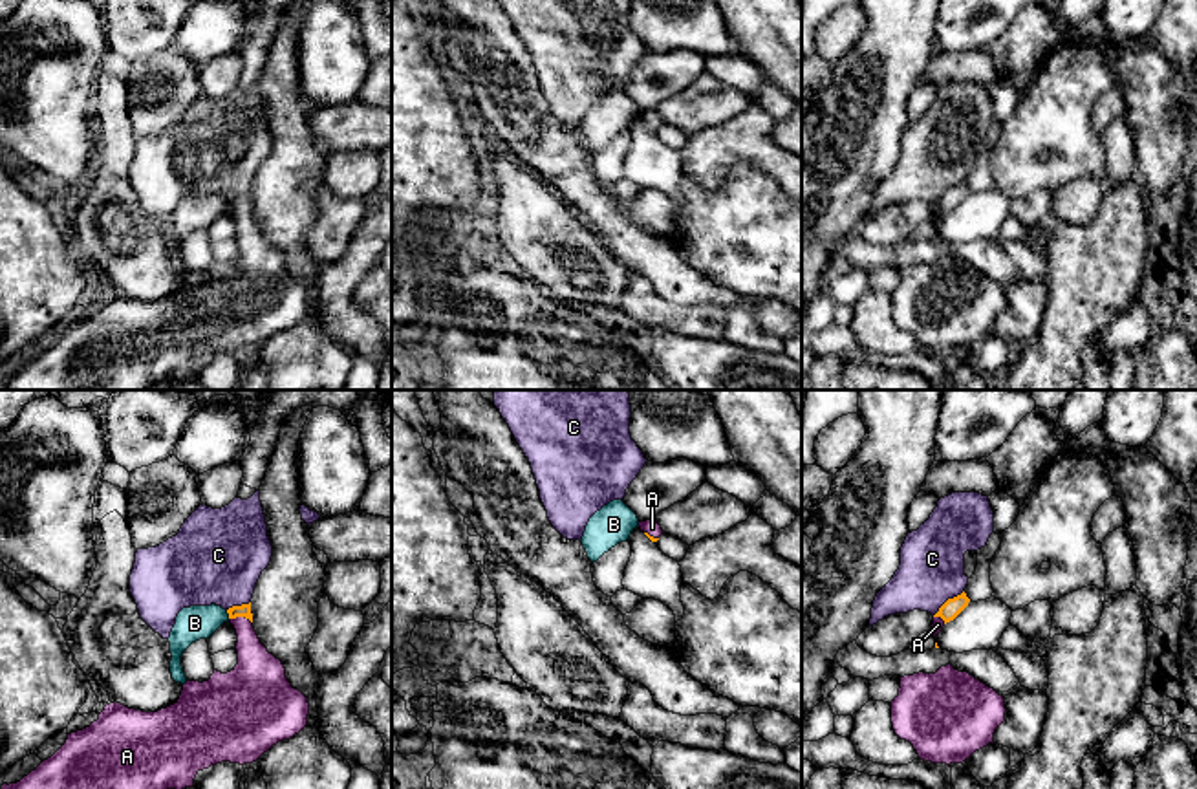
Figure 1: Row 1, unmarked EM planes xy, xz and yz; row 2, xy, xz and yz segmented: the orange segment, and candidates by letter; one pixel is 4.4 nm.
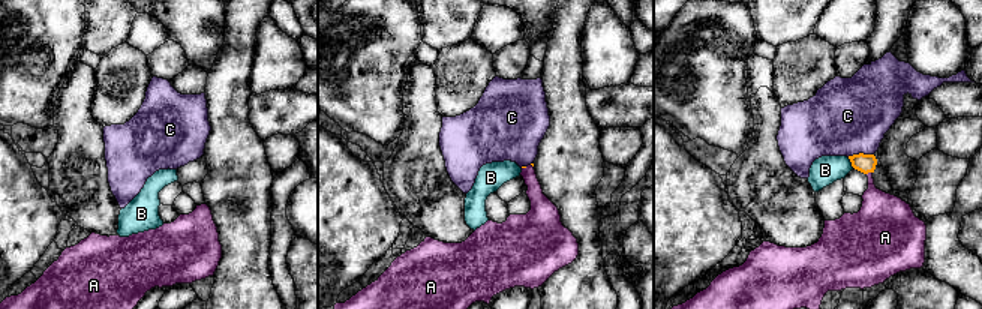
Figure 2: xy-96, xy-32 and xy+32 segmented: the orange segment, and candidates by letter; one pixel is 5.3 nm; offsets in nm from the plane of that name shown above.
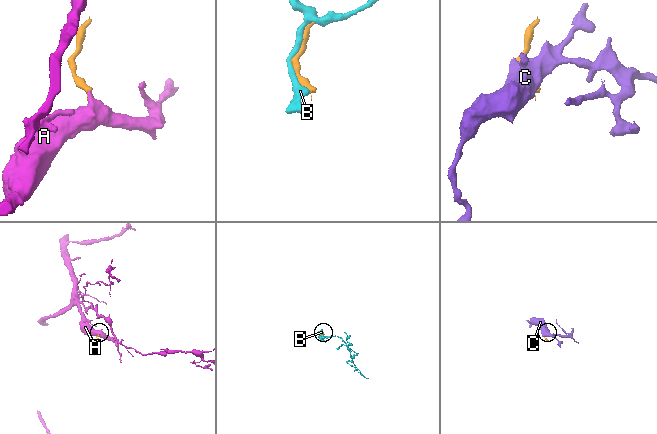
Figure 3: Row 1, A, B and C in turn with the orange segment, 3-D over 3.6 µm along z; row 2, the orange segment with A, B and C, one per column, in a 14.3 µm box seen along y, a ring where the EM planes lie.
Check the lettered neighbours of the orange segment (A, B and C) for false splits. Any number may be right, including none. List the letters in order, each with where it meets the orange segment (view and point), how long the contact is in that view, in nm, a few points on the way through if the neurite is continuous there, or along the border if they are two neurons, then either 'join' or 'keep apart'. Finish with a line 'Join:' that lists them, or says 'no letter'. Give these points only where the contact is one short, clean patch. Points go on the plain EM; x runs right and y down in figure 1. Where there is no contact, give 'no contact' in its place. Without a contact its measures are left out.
A: contact xy (240, 205); length 110 nm; way xy (244, 200), (240, 205), (257, 259); join
B: contact xy (227, 202); length 40 nm; keep apart
C: contact yz (947, 191); length 180 nm; keep apart
Join: A

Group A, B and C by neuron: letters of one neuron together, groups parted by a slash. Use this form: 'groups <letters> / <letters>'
groups A / B / C

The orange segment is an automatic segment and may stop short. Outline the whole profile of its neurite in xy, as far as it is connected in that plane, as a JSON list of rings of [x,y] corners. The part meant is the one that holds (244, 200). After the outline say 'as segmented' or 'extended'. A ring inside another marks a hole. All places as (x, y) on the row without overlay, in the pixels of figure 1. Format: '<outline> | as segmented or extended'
[[[251,192],[227,200],[236,220],[238,254],[221,264],[214,260],[209,271],[187,271],[179,289],[157,302],[110,293],[90,317],[68,324],[66,333],[35,361],[16,373],[2,375],[2,390],[150,390],[167,379],[181,381],[194,375],[200,361],[210,355],[253,353],[278,331],[289,330],[307,315],[307,287],[291,276],[280,249],[267,242],[253,218]]] | extended

